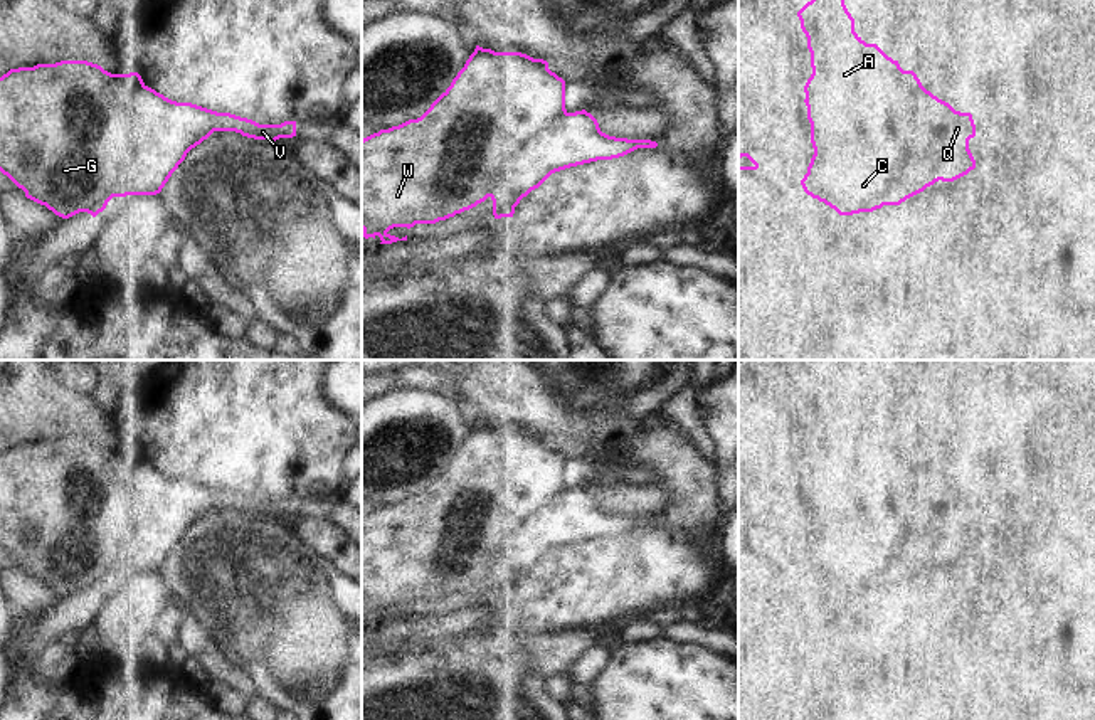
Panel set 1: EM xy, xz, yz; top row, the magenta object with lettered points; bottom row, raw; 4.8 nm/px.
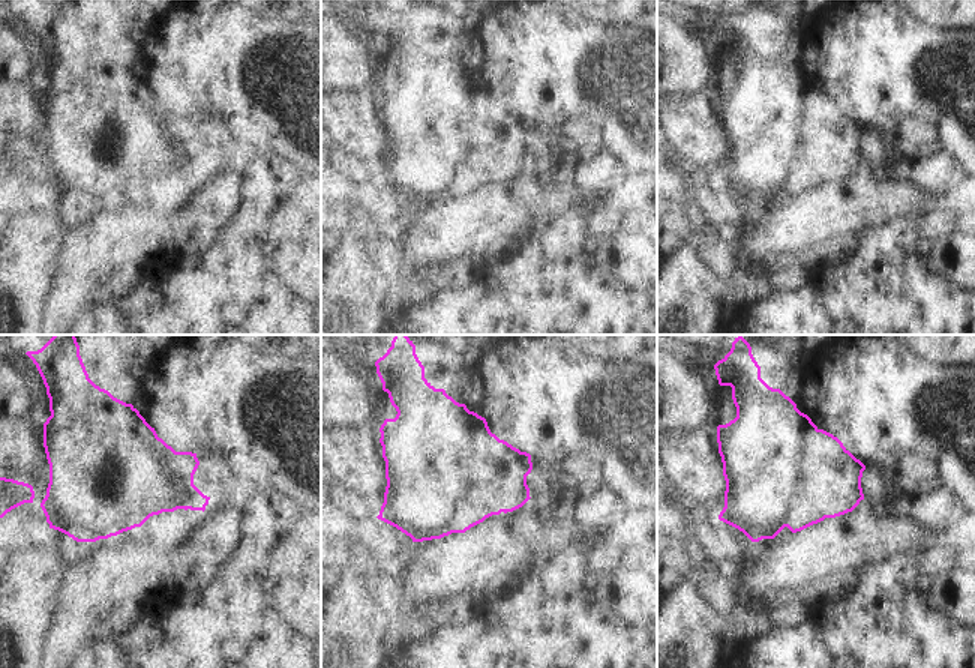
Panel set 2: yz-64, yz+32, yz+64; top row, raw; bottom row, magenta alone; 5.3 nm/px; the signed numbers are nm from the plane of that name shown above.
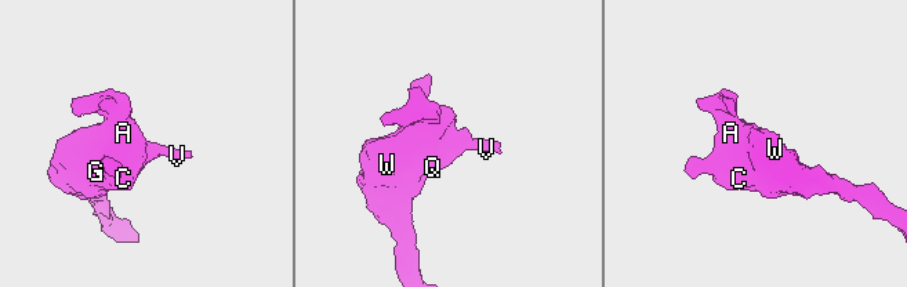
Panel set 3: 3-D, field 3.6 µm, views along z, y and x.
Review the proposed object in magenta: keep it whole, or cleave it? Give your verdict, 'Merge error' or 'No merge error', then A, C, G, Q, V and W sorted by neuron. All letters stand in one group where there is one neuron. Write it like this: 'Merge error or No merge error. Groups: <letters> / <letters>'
Merge error. Groups: A C G W / Q V.

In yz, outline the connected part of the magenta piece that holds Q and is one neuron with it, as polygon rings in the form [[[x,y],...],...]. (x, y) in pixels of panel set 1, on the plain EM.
[[[930,468],[912,471],[910,481],[915,495],[932,510],[930,520],[935,523],[939,547],[935,553],[913,552],[897,559],[885,582],[900,582],[939,557],[954,559],[976,545],[976,537],[969,527],[969,516],[976,513],[971,490],[955,488]]]

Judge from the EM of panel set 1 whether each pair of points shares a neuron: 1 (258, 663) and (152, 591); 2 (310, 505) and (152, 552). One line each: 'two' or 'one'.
1: two
2: one

